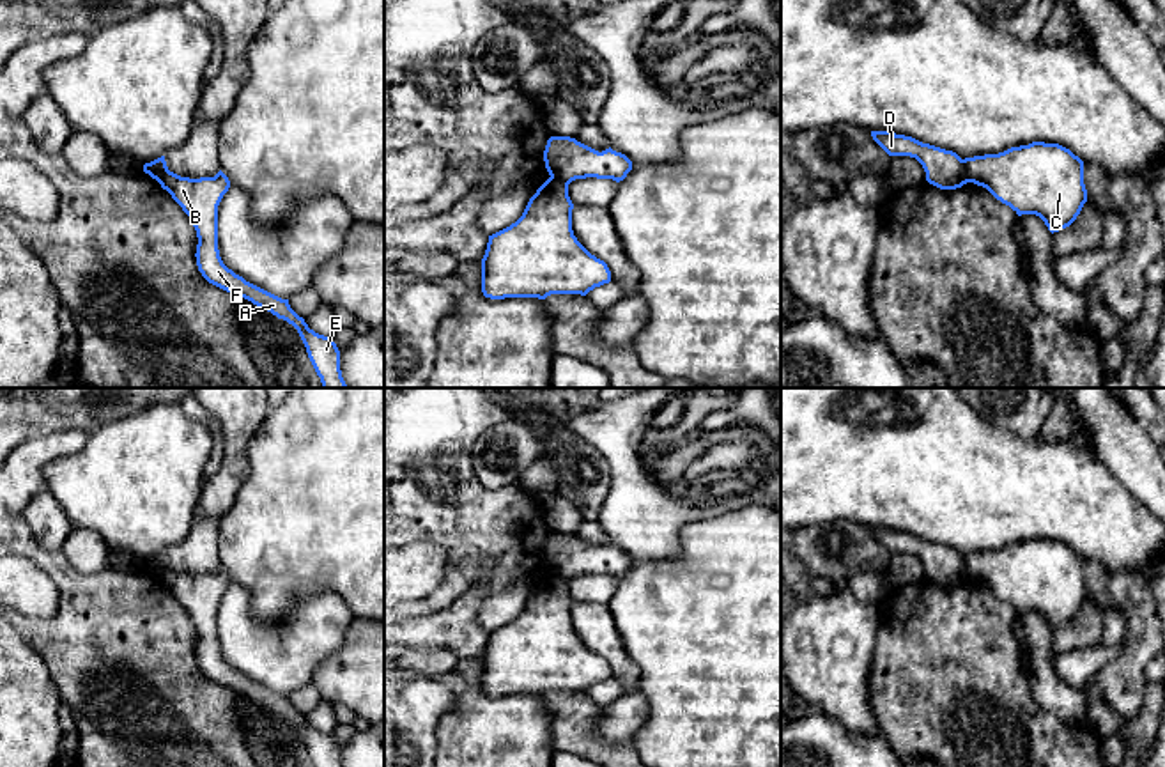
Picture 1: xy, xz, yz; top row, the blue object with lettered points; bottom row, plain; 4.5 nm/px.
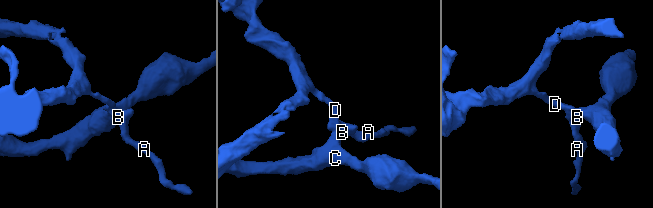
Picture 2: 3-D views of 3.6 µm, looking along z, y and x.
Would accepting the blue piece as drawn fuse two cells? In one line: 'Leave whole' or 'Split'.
Split

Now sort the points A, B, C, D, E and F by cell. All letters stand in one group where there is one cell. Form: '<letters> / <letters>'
A B D E F / C

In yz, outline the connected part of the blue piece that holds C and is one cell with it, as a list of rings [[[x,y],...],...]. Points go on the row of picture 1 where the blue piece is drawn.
[[[1032,142],[965,158],[968,182],[986,188],[1018,216],[1036,214],[1048,230],[1069,227],[1087,202],[1084,161],[1059,143]]]

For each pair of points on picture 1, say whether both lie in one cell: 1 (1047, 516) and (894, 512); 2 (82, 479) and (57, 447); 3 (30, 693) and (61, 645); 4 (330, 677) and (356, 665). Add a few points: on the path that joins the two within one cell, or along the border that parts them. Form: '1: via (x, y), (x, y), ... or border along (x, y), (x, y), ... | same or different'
1: via (1010, 512), (932, 512) | same
2: border along (89, 434), (78, 450), (45, 466), (46, 489) | different
3: border along (22, 635), (43, 661), (62, 700) | different
4: via (337, 677), (344, 677), (349, 672) | same

